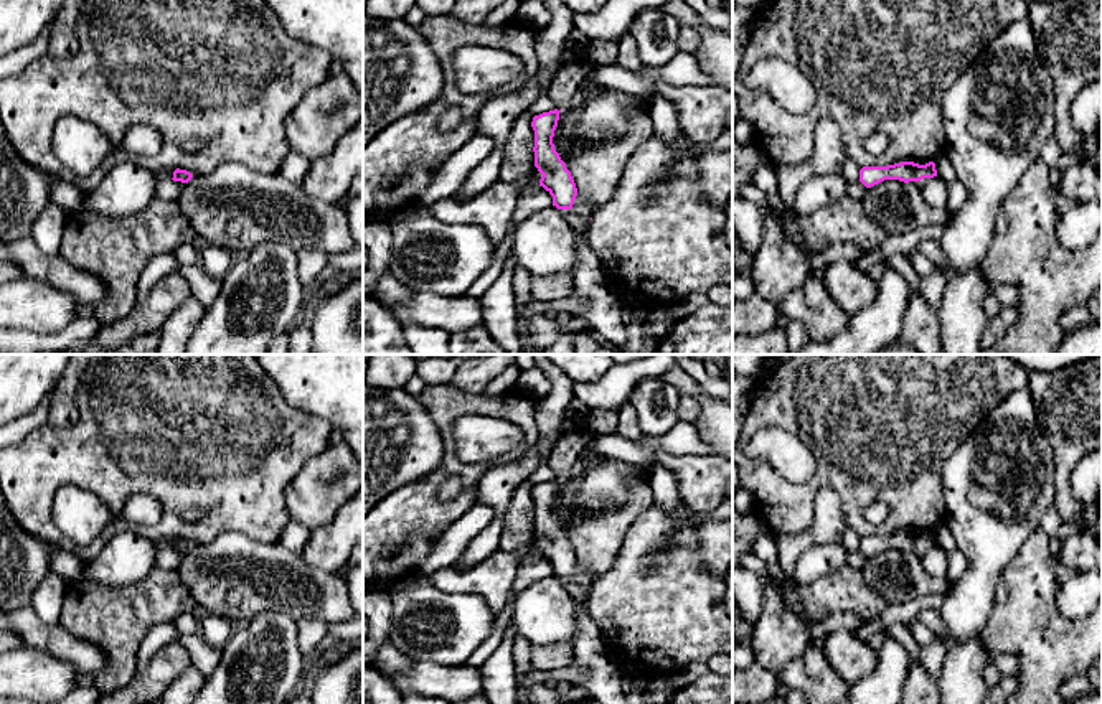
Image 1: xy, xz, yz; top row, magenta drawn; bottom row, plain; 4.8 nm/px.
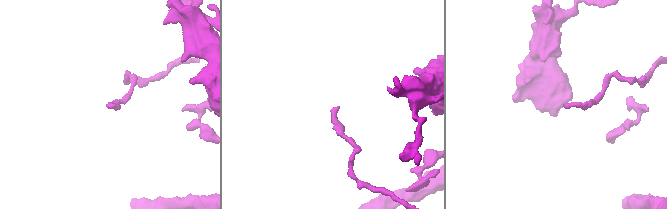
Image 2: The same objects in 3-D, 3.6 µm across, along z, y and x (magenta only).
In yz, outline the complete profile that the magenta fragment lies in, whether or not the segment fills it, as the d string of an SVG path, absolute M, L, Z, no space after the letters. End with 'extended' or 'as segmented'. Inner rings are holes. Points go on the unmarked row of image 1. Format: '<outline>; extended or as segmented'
M901 531L888 536L863 536L859 539L859 551L866 557L871 557L884 549L899 549L909 552L934 546L937 546L934 531L929 531L925 534L919 534L914 531Z; as segmented

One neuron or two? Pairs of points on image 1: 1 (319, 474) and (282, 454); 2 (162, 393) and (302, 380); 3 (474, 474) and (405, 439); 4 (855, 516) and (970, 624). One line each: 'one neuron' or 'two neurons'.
1: two neurons
2: two neurons
3: two neurons
4: two neurons

